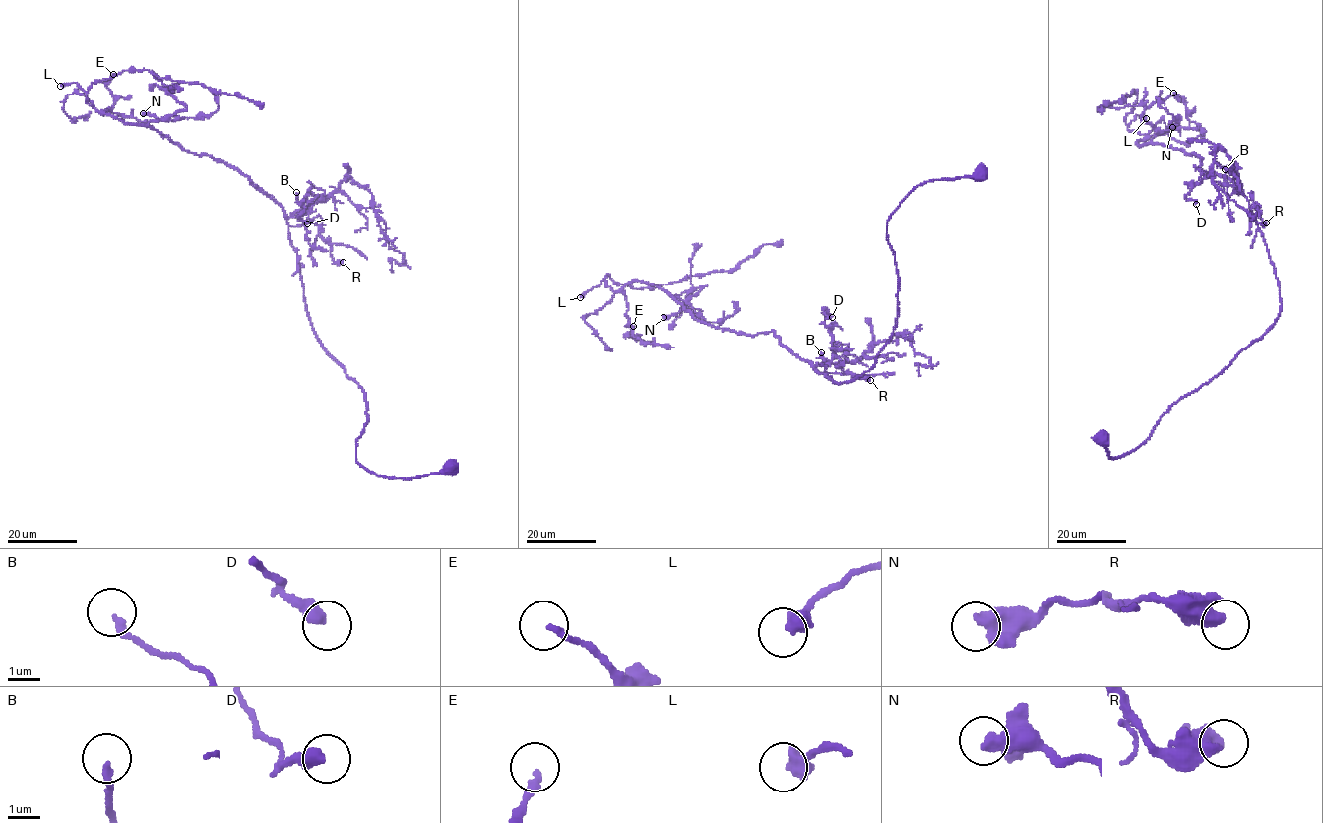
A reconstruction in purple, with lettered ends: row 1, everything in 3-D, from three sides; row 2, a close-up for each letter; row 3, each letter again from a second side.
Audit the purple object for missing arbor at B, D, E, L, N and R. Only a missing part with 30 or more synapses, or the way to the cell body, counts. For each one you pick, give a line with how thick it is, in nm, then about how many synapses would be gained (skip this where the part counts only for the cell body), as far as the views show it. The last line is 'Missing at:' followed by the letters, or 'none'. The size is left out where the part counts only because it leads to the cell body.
Missing at: none

